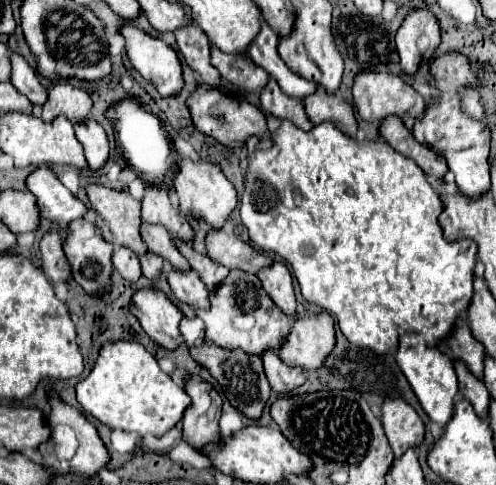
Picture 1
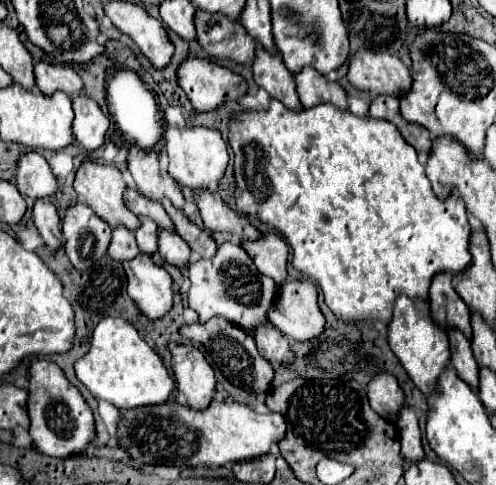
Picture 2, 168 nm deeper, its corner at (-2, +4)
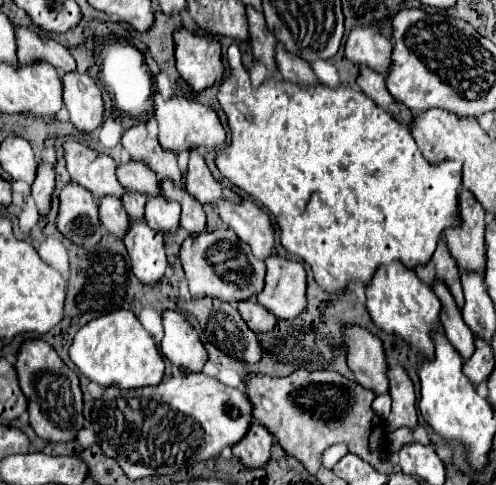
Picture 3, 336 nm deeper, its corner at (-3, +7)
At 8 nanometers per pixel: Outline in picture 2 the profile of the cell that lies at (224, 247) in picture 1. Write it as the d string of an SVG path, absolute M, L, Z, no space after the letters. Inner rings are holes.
M196 189L194 193L208 231L230 231L236 239L256 239L260 235L246 215L232 211L212 189Z

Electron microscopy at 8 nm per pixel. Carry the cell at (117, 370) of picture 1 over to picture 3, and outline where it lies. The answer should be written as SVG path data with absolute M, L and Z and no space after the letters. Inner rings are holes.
M117 310L85 324L73 338L73 344L69 348L69 358L83 376L101 384L103 388L155 386L157 382L163 380L165 372L165 362L153 338L145 332L145 328L131 310Z

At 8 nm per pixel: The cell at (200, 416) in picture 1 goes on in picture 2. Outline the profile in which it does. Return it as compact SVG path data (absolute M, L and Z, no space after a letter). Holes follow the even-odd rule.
M170 343L168 351L174 359L174 377L178 391L184 393L188 407L206 407L214 397L214 371L206 357L194 345Z

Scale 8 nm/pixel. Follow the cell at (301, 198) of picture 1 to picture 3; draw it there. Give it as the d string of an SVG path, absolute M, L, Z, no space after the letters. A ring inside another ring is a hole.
M231 44L227 50L227 62L231 66L231 76L225 78L219 86L219 104L227 114L227 122L231 128L231 144L227 144L219 154L217 154L217 168L219 172L235 186L239 186L241 190L245 190L253 200L257 200L259 204L263 204L275 218L277 226L279 226L279 238L283 248L307 262L313 270L315 282L325 288L325 292L343 292L347 288L349 282L361 282L363 286L371 284L373 274L377 272L377 268L383 264L383 258L387 256L389 260L399 260L405 268L415 270L417 266L427 266L439 240L443 238L443 232L447 228L459 228L461 224L461 212L459 212L459 192L461 192L461 164L459 162L441 162L439 166L431 166L419 152L411 132L407 126L399 124L397 120L393 120L393 116L389 116L389 112L381 110L379 106L375 106L373 100L369 100L363 92L353 90L349 86L341 86L337 90L327 88L323 84L309 86L309 88L301 88L297 84L279 80L279 78L267 78L261 86L253 88L249 74L243 70L241 66L241 52L237 48L237 44Z

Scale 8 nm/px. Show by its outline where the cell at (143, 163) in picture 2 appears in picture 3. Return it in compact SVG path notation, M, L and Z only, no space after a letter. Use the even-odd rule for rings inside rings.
M139 122L131 126L123 138L121 138L123 148L129 152L131 160L145 162L149 170L153 170L161 180L171 180L173 184L181 186L181 172L177 168L177 156L173 152L167 152L159 146L157 140L149 138L145 122Z

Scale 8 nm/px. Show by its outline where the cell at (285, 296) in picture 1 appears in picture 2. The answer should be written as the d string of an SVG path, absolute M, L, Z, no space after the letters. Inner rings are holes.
M262 233L256 241L244 241L244 251L252 257L254 265L266 277L272 277L276 283L282 283L286 275L288 245L278 233Z

